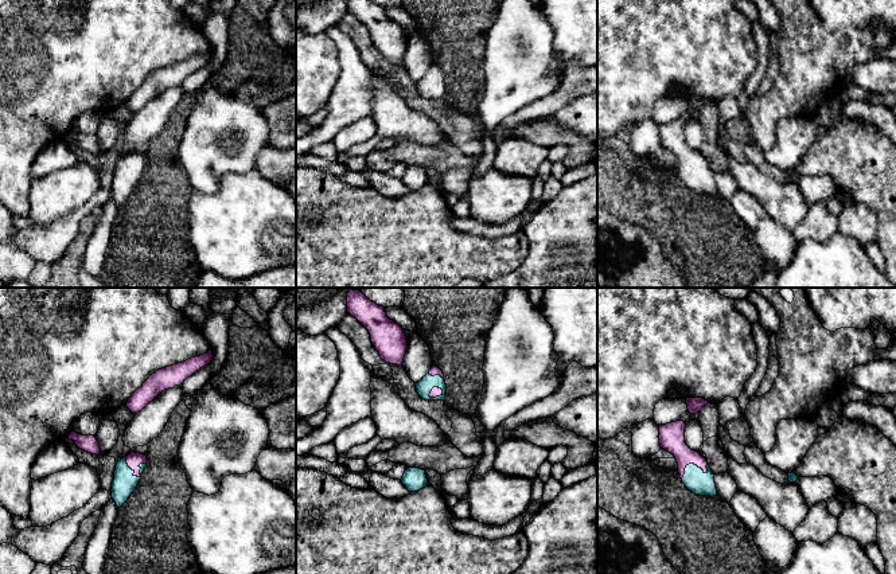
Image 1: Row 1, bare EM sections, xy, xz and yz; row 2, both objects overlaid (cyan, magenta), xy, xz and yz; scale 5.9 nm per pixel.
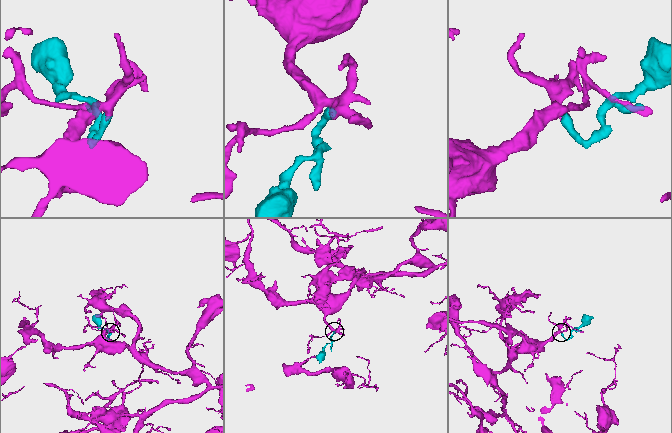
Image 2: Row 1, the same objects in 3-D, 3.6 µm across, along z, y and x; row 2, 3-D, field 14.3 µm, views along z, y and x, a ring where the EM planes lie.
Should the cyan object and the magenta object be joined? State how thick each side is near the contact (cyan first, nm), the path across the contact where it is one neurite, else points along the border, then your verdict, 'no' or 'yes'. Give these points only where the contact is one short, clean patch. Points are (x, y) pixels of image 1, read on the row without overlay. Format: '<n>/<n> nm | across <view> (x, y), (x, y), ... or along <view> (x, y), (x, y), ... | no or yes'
140/90 nm | across xy (124, 182), (129, 167), (133, 159) | yes

